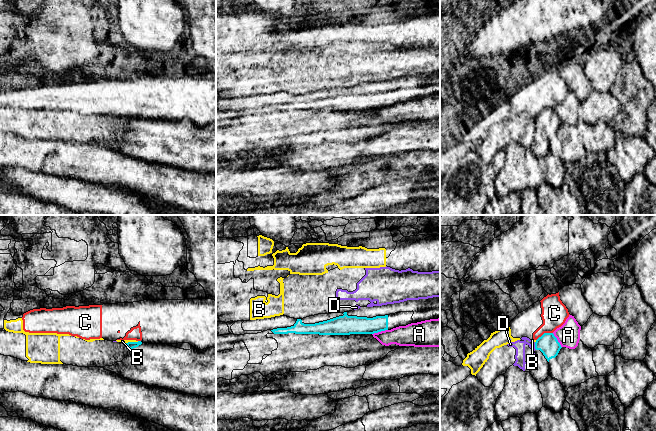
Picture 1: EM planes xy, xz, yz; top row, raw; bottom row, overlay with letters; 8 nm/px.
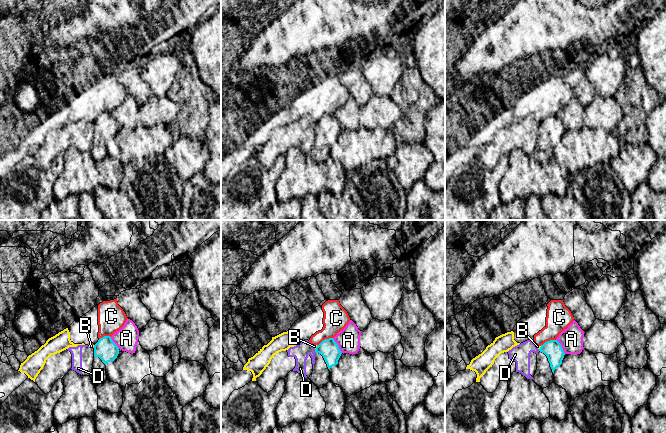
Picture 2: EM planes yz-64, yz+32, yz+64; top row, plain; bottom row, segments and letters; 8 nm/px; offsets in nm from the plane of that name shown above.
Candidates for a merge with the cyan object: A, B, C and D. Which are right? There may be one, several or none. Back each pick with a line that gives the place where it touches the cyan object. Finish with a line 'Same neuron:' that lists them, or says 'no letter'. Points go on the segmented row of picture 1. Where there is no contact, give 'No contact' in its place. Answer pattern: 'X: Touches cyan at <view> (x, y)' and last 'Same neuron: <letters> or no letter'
Same neuron: no letter

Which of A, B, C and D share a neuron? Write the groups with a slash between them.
A / B D / C

